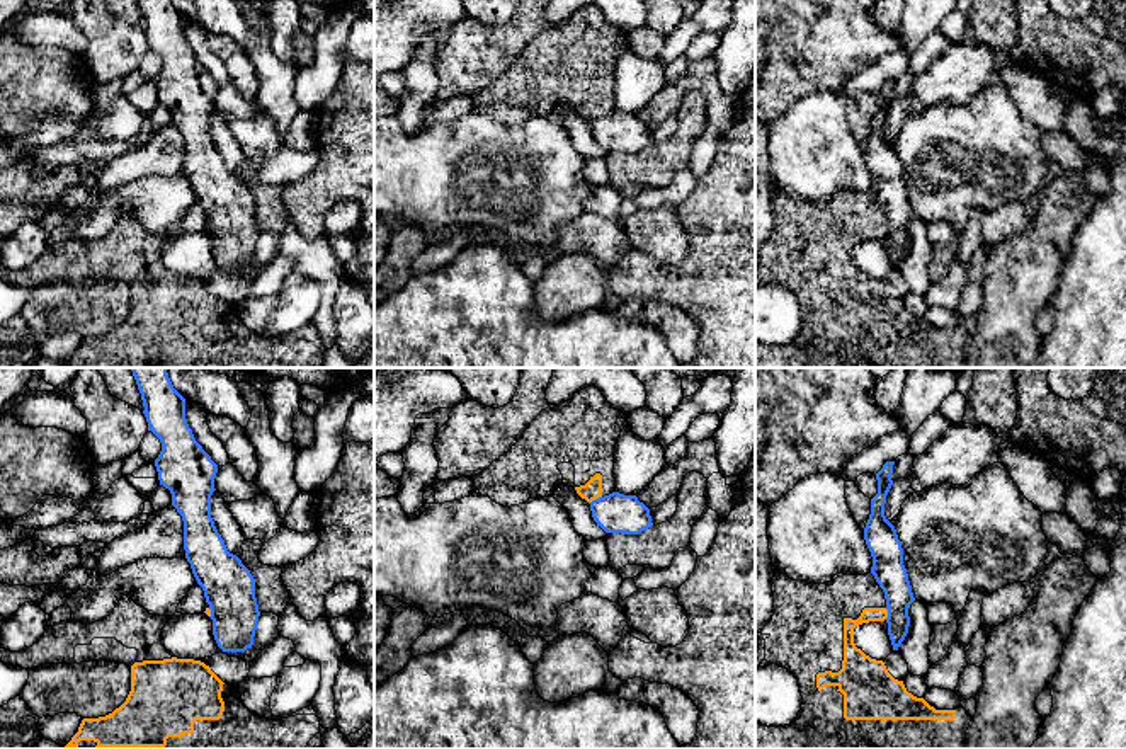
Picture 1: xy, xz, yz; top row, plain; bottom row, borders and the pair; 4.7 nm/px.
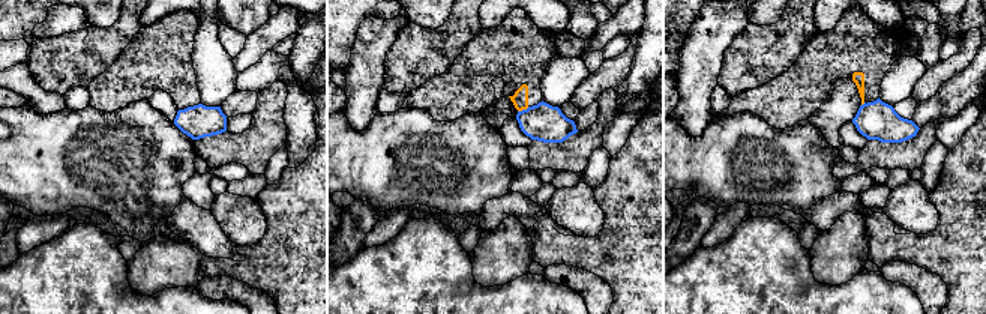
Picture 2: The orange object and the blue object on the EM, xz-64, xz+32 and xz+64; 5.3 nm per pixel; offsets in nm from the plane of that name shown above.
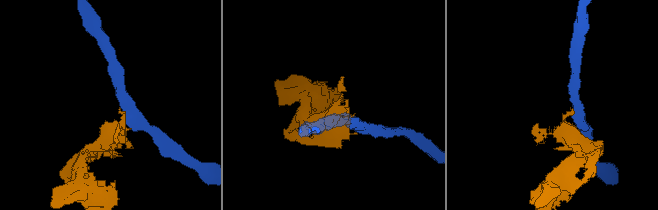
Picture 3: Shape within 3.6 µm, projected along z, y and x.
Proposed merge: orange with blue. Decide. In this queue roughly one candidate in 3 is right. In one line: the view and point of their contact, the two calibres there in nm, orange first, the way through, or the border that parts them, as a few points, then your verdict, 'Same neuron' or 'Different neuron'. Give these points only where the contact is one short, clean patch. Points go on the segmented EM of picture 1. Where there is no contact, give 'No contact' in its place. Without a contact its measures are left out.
Touches orange at xz (594, 499). Thickness 90 nm (orange) against 190 nm. Boundary: xz (601, 496), (589, 503). Different neuron

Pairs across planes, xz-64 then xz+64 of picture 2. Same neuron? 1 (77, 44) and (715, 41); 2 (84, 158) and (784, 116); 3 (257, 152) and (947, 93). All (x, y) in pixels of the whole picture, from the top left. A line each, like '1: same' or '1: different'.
1: different
2: different
3: different

